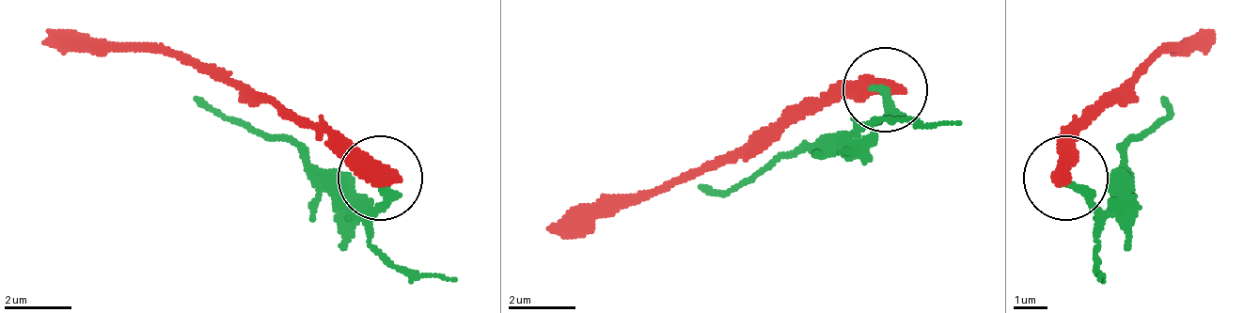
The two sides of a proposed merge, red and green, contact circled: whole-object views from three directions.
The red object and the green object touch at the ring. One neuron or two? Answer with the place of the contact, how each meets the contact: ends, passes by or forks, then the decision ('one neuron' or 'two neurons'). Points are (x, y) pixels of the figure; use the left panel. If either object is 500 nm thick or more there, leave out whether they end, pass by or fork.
at (380, 178); red ends there; green ends there; two neurons

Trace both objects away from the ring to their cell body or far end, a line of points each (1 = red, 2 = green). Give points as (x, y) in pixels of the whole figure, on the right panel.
1: (1067, 179), (1067, 146), (1160, 53), (1203, 44)
2: (1067, 179), (1093, 205), (1110, 205), (1135, 137), (1169, 112), (1160, 95)

